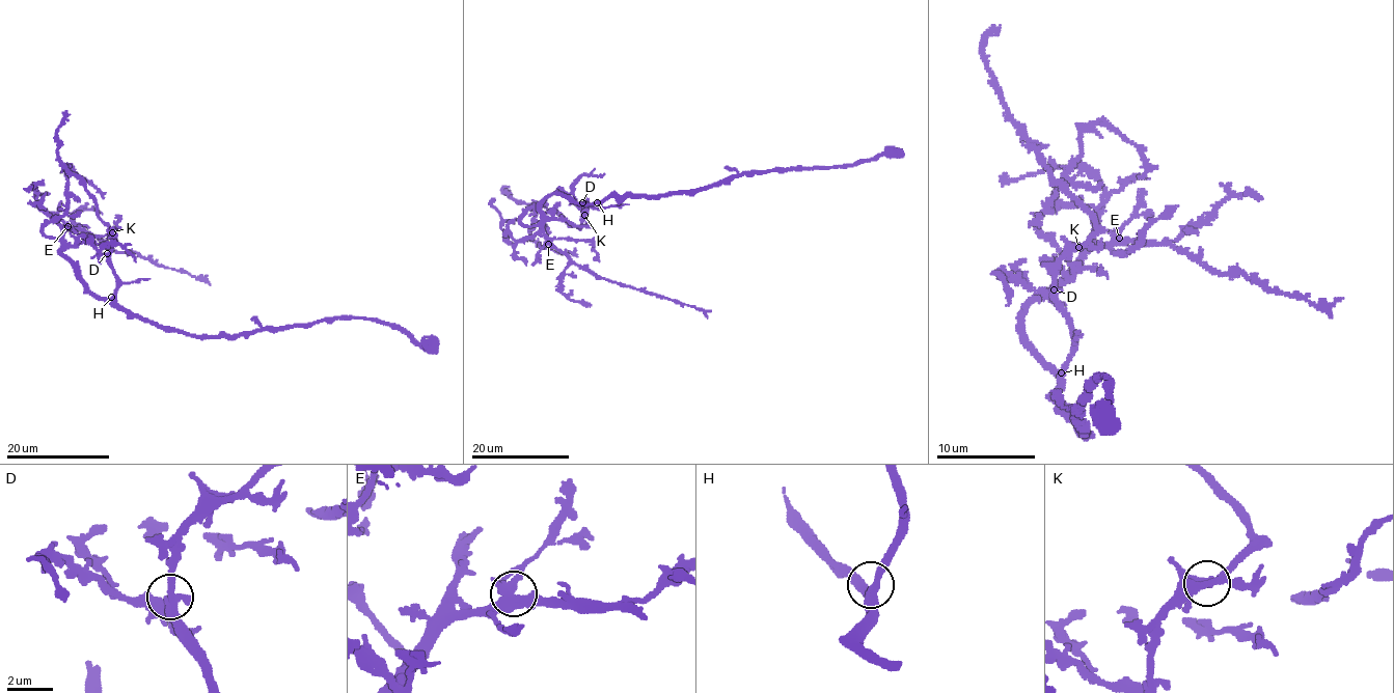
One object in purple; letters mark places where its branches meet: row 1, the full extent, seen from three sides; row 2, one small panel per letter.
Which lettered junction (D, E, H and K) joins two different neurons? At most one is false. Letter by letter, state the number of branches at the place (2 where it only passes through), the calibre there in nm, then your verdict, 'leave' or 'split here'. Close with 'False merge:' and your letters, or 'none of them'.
D: 3 branches meet; 360 nm thick; leave
E: 3 branches meet; 400 nm thick; leave
H: 3 branches meet; 400 nm thick; leave
K: 3 branches meet; 420 nm thick; leave
False merge: none of them

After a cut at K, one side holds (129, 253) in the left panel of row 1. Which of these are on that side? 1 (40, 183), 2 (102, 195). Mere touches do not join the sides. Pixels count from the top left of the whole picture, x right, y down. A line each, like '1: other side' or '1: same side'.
1: same side
2: same side

